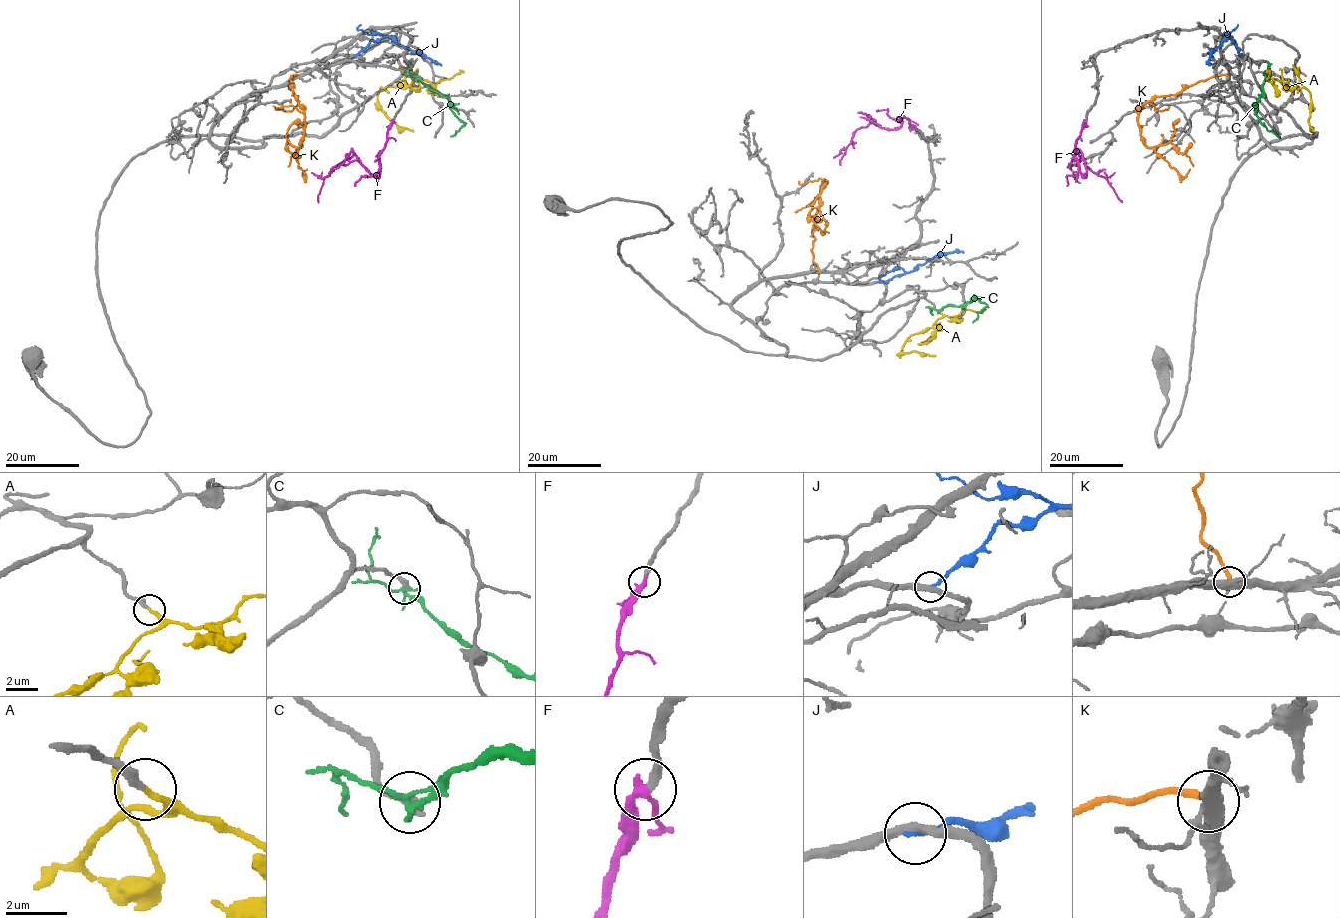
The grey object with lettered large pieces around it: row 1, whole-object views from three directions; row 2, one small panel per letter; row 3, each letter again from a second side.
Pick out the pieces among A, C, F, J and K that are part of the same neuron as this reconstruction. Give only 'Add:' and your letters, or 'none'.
Add: A, F

